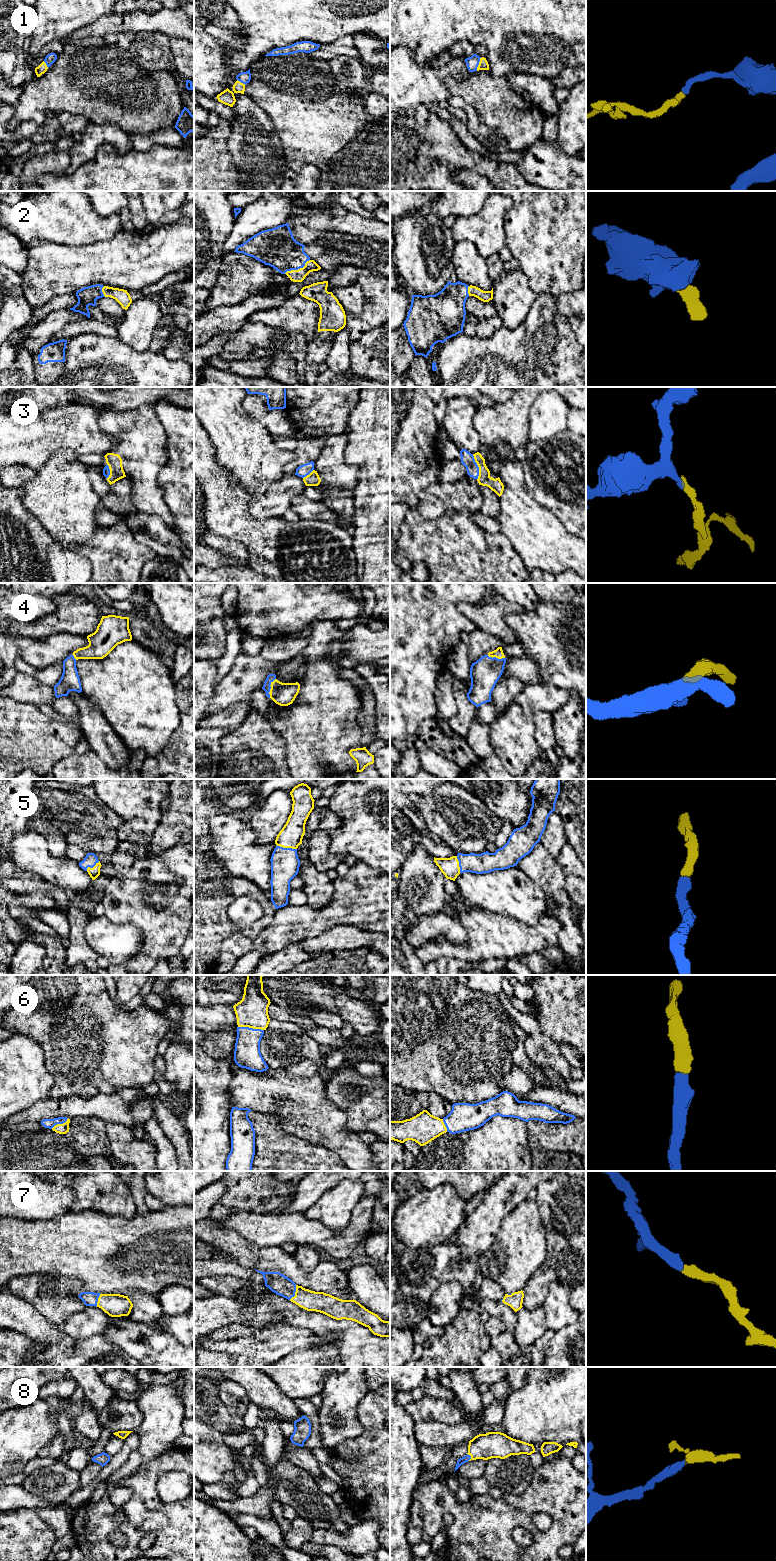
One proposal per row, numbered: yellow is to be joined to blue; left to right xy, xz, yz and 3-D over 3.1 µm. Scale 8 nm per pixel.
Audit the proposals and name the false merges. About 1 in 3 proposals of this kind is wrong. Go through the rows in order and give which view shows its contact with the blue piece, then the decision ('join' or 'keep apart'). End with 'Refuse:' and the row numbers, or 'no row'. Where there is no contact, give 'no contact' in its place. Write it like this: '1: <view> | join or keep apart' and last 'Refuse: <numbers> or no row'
1: yz | join
2: xz | join
3: yz | join
4: xz | join
5: xz | join
6: xz | join
7: xz | join
8: yz | join
Refuse: no row

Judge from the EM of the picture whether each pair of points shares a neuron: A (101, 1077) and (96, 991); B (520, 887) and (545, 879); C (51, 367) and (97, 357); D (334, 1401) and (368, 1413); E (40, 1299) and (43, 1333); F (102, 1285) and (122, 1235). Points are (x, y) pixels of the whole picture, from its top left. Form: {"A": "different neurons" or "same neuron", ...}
{"A": "same neuron", "B": "different neurons", "C": "different neurons", "D": "different neurons", "E": "different neurons", "F": "same neuron"}

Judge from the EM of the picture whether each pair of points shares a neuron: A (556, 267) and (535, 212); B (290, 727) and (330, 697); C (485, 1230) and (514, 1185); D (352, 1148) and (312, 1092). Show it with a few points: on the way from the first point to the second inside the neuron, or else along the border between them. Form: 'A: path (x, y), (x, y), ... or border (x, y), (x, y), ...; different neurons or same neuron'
A: path (551, 253), (549, 226); same neuron
B: path (300, 724), (303, 724), (320, 707); same neuron
C: path (486, 1219), (490, 1211), (504, 1195); same neuron
D: path (338, 1134), (312, 1106); same neuron

